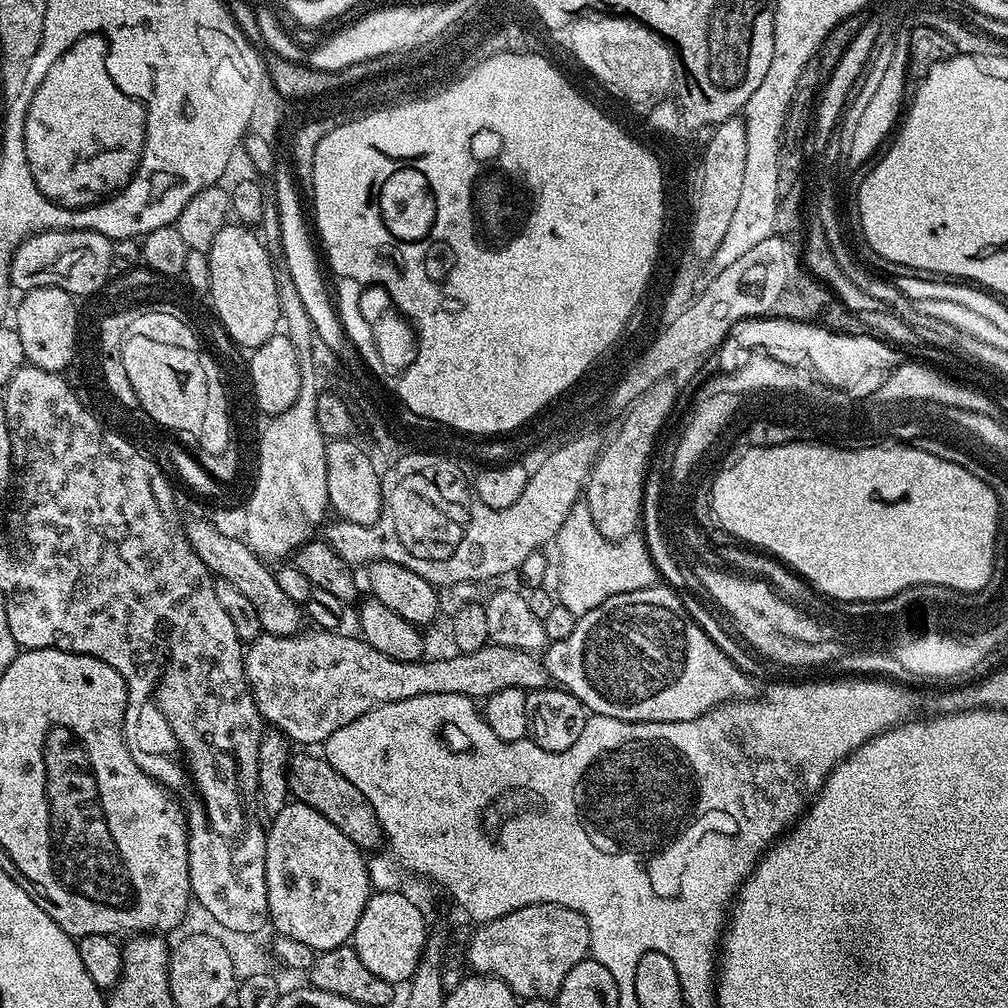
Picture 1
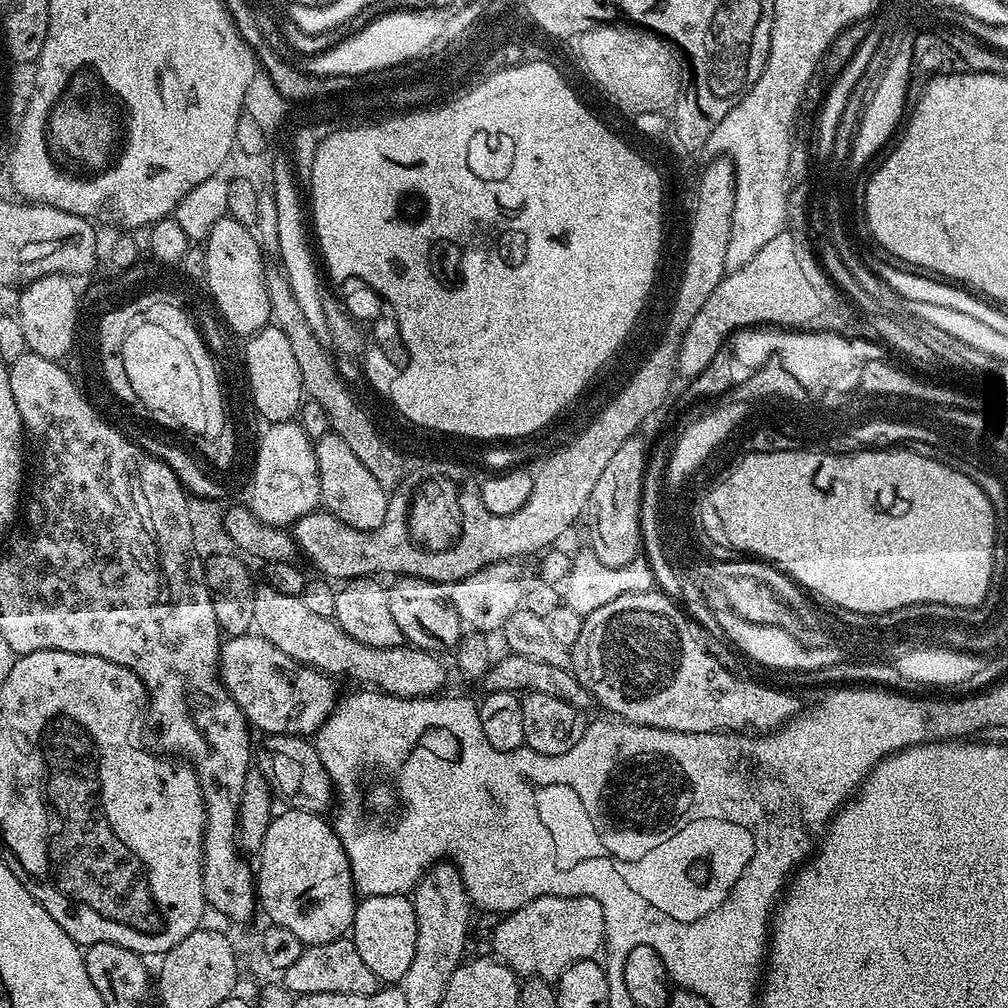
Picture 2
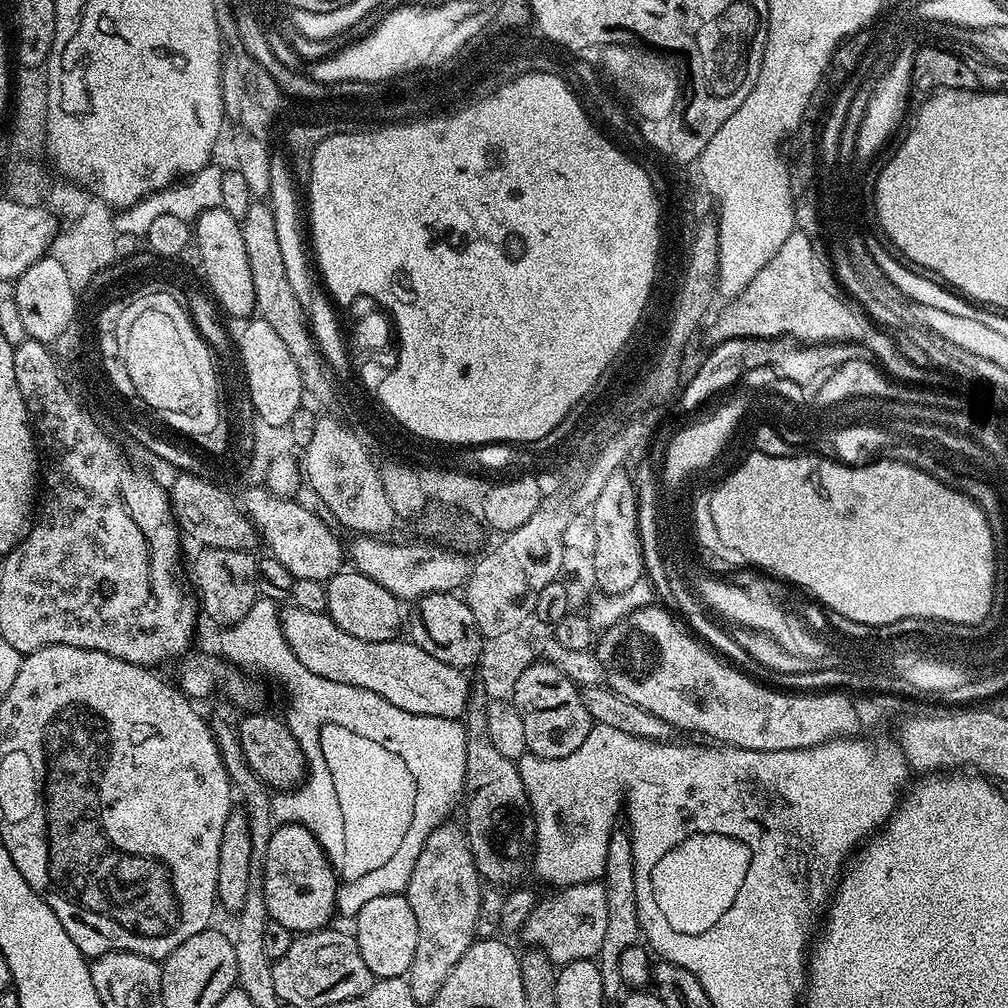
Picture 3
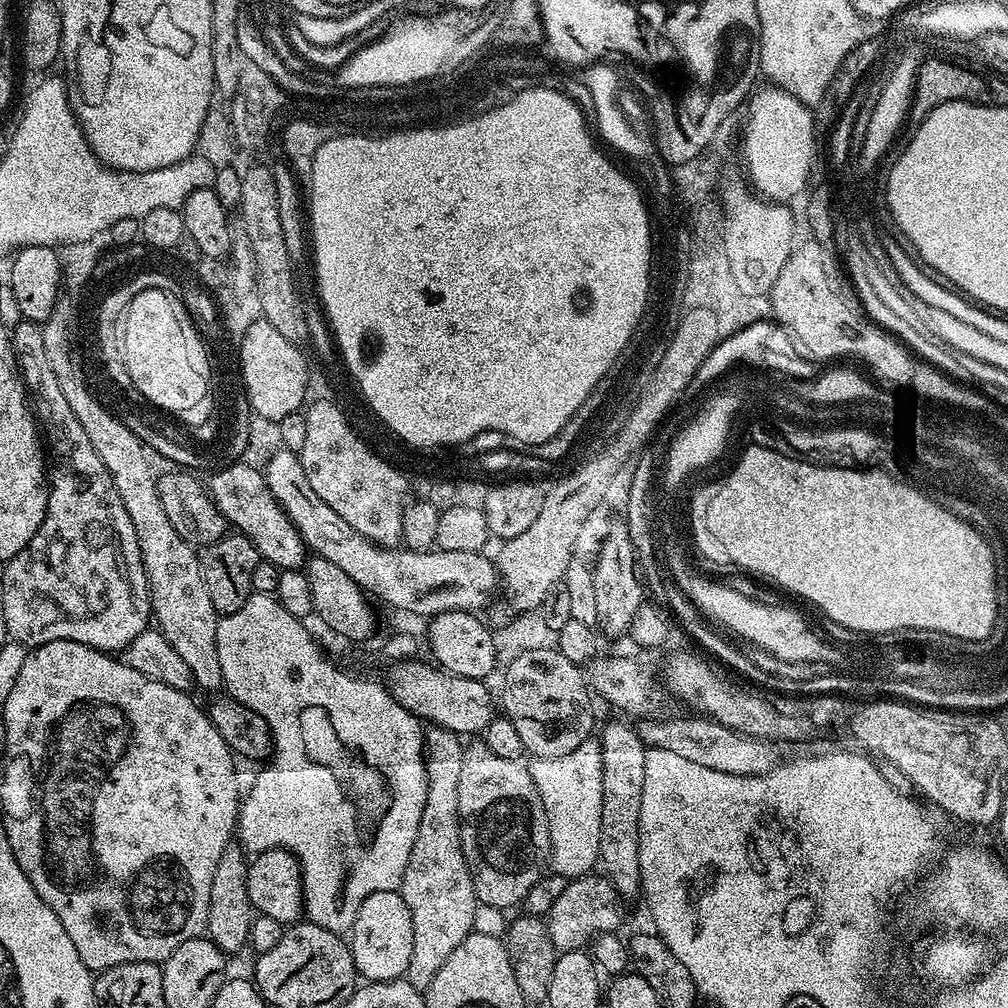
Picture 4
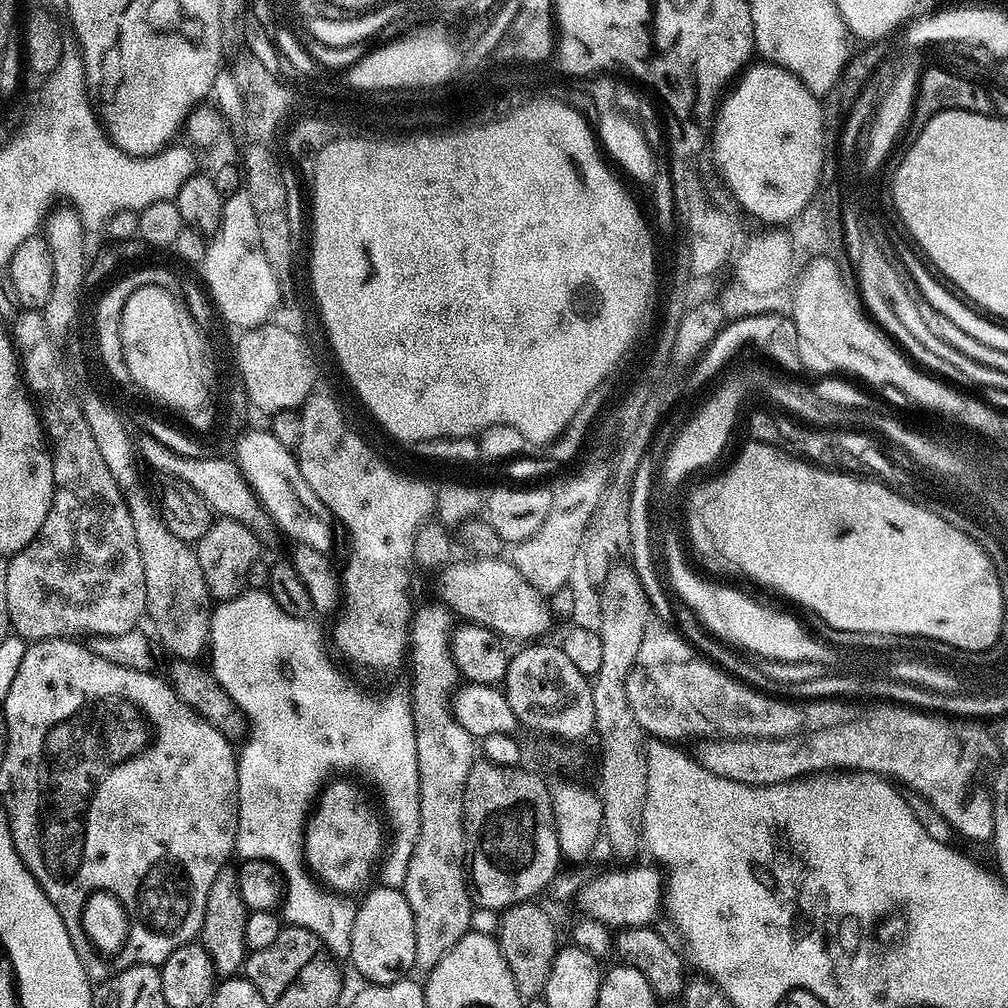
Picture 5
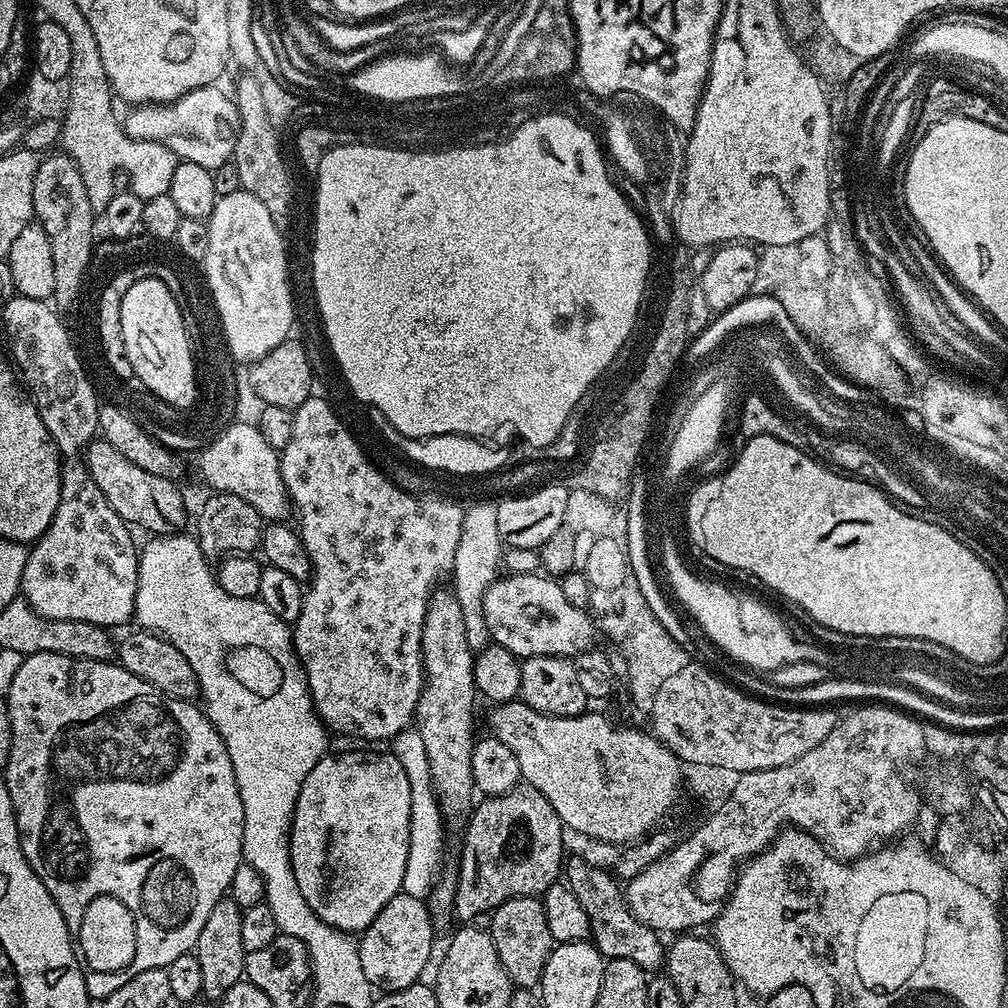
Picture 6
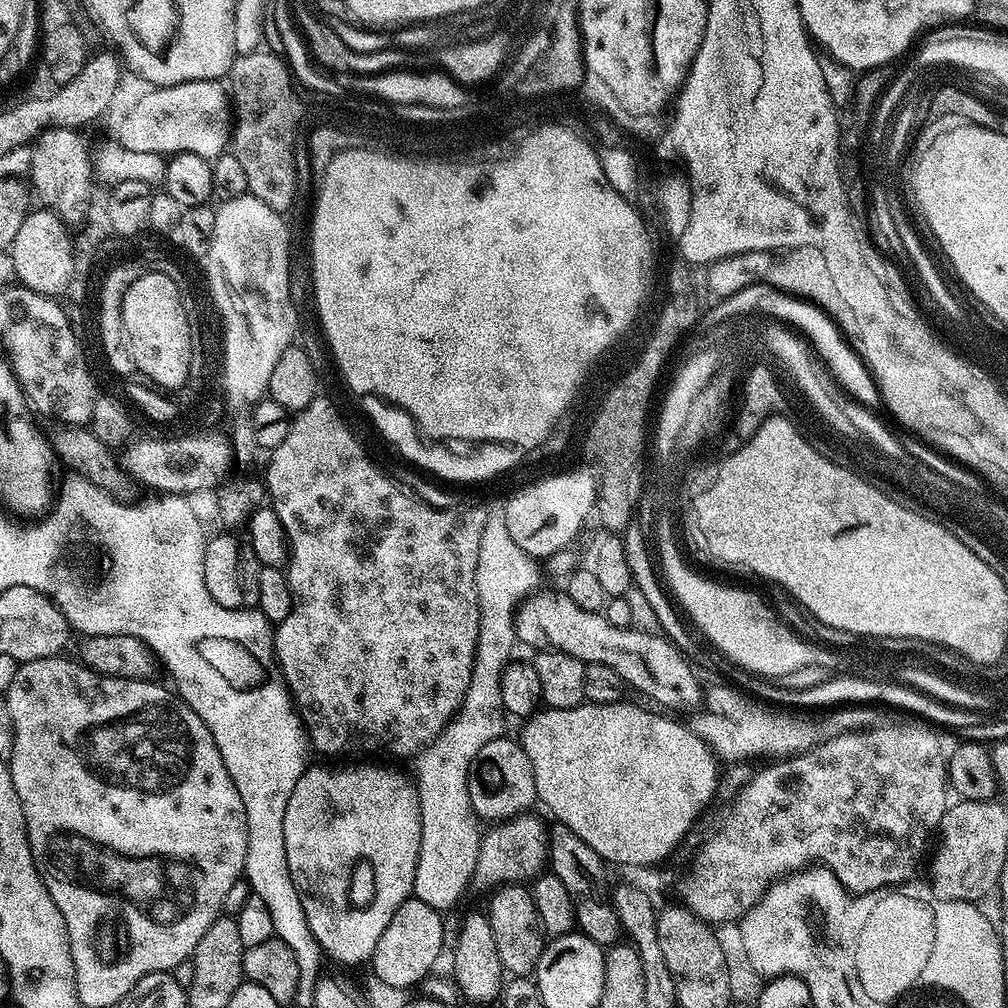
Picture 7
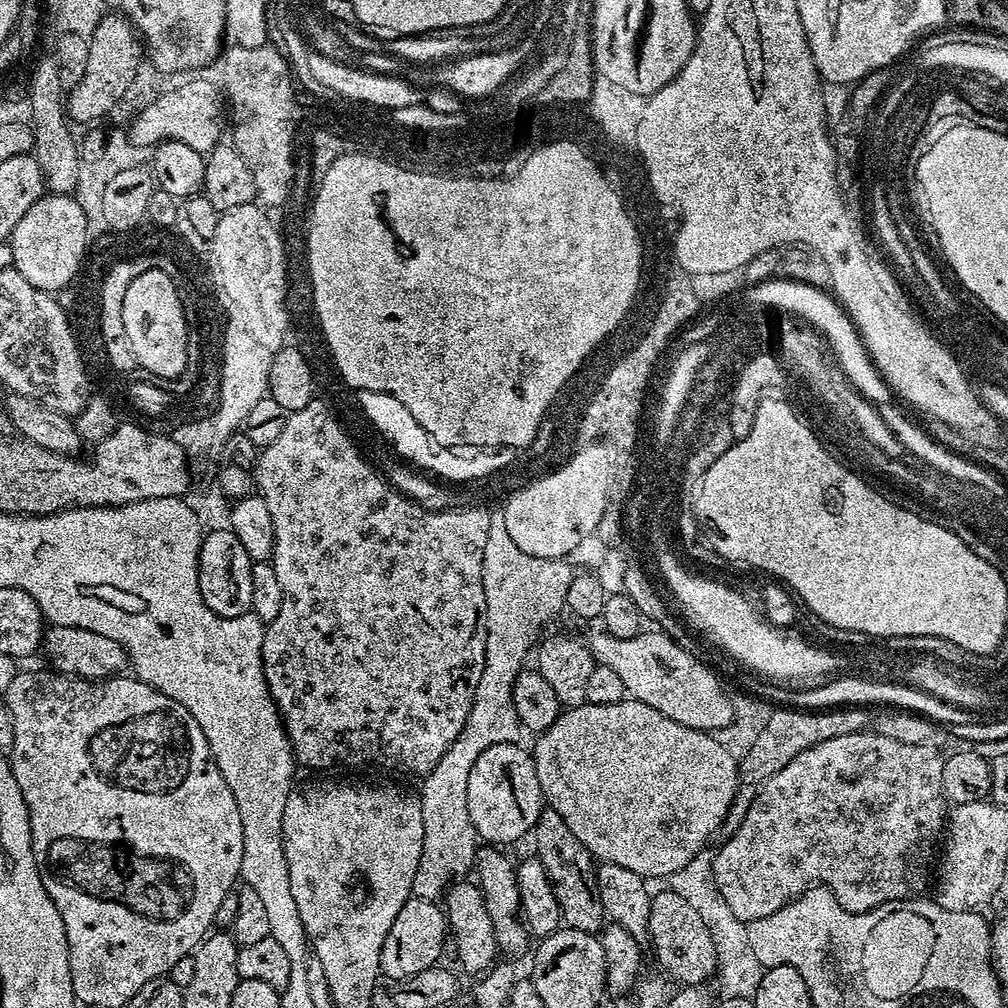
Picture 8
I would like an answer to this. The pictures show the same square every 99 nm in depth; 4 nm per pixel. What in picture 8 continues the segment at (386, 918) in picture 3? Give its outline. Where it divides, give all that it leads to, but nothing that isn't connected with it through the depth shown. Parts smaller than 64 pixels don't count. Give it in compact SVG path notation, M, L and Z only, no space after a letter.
M409 898L398 910L398 918L390 925L386 934L386 942L382 942L380 970L385 977L403 982L428 967L434 967L440 959L440 951L444 949L446 939L446 916L441 905L435 900Z

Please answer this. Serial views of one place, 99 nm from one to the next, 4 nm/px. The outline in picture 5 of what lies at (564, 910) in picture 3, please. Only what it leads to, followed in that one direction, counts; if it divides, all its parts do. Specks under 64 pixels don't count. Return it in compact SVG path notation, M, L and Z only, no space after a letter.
M616 868L613 872L601 871L578 895L578 903L584 907L581 908L583 915L592 916L616 930L651 925L660 908L662 912L662 901L666 896L665 877L660 877L661 869L656 868Z

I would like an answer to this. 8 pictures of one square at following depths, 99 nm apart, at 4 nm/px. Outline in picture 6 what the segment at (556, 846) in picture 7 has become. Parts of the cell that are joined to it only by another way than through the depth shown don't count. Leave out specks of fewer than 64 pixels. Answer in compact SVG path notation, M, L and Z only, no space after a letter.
M569 855L566 860L566 883L574 898L582 902L586 918L590 918L591 943L596 945L605 961L625 960L634 962L634 966L643 972L659 973L666 964L666 944L665 941L660 941L663 940L661 933L643 924L628 909L627 899L622 895L617 878L611 871L597 864L587 864L580 856Z

